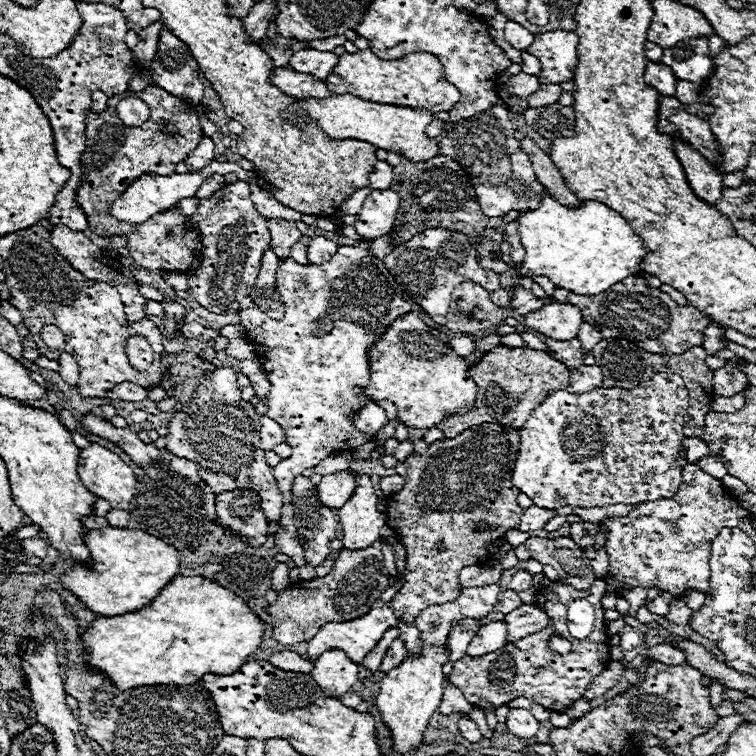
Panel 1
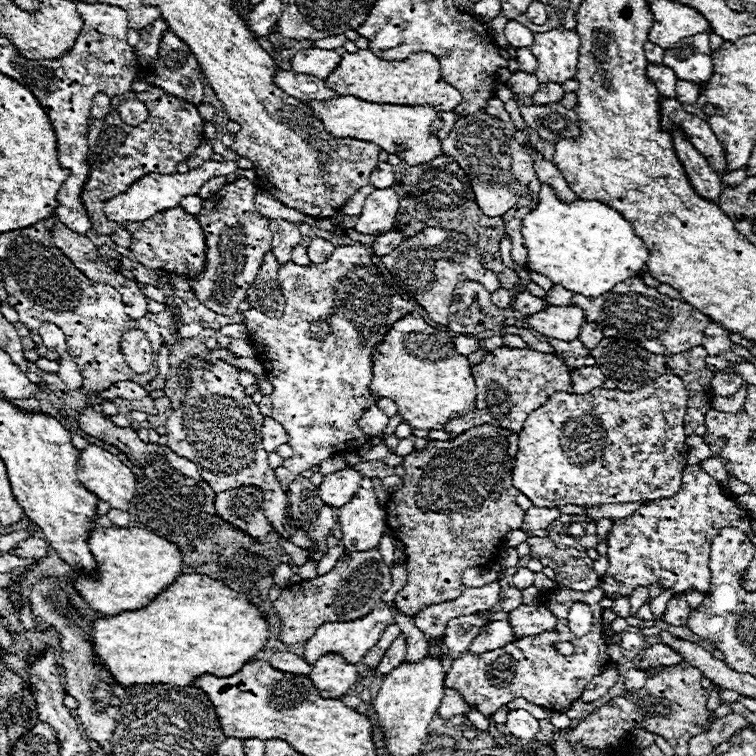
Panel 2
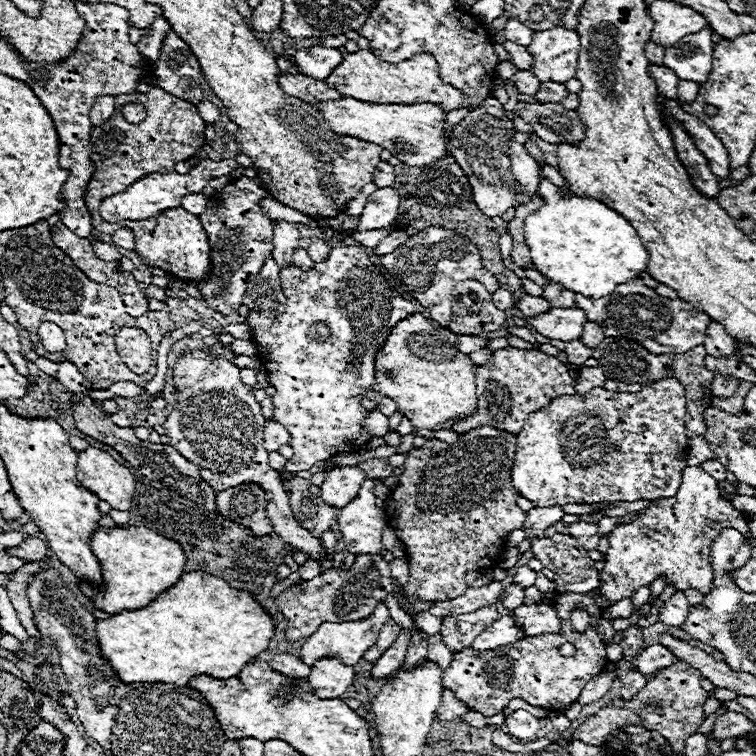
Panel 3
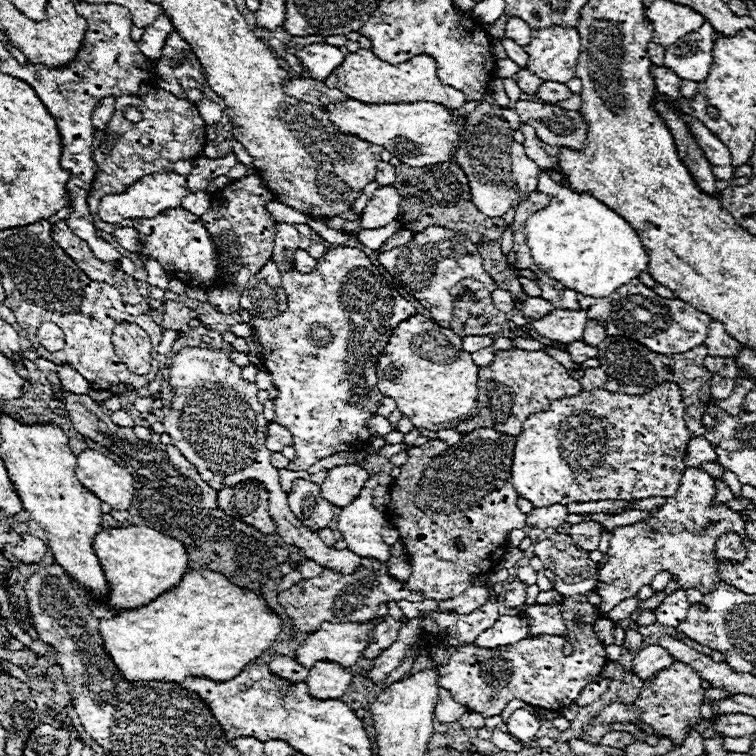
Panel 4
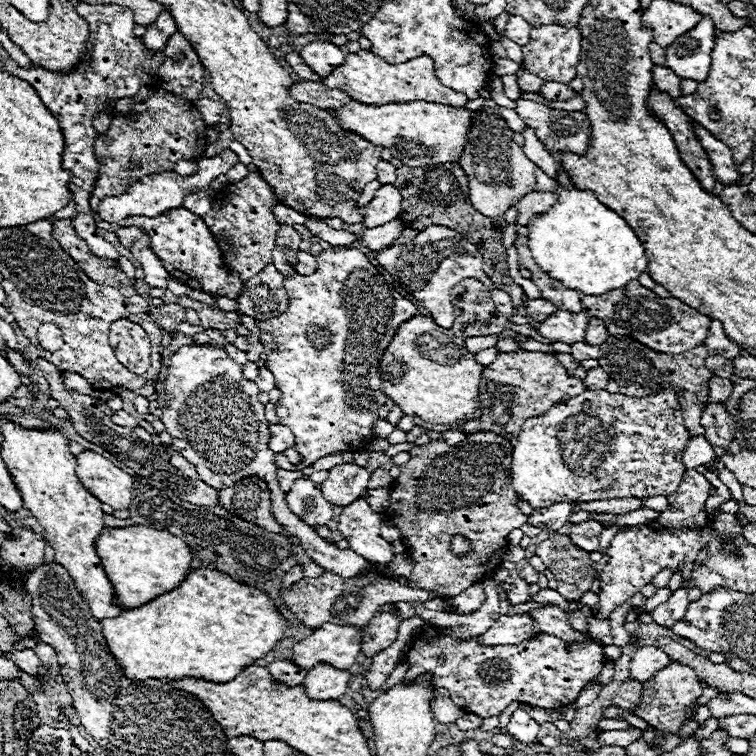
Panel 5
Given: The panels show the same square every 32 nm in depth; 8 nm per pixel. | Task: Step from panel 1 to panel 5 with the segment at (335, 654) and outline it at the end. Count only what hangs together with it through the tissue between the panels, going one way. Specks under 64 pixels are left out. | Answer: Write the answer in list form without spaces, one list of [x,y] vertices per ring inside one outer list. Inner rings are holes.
[[[316,664],[312,670],[308,670],[306,680],[302,682],[306,686],[308,698],[318,700],[338,700],[350,682],[350,672],[334,668],[330,664]]]

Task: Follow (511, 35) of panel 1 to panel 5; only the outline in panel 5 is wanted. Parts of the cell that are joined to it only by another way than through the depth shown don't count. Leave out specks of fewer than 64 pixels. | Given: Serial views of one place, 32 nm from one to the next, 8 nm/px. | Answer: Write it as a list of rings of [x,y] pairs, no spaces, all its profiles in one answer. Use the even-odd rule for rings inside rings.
[[[510,16],[508,24],[506,24],[506,36],[510,40],[518,42],[520,46],[530,42],[530,30],[532,30],[530,24],[524,18],[520,18],[520,16]]]

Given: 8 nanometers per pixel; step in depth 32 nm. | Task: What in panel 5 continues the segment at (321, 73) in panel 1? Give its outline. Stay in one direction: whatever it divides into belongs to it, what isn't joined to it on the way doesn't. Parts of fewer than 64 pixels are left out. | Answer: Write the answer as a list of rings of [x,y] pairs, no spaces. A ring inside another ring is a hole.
[[[310,42],[298,50],[298,56],[316,72],[320,78],[326,78],[334,66],[344,62],[344,52],[330,42]]]

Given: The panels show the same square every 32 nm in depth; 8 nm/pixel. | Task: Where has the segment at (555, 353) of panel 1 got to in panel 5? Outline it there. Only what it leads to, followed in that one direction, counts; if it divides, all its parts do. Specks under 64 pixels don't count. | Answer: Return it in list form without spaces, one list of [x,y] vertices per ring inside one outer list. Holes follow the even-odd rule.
[[[574,342],[572,344],[572,356],[576,362],[582,362],[582,360],[588,360],[588,358],[596,358],[598,360],[598,346],[590,346],[586,342]]]

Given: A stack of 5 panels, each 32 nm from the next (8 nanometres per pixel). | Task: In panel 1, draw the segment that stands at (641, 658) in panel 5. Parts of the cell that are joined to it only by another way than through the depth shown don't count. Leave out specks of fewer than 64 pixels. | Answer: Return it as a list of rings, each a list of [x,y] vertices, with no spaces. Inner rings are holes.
[[[672,644],[652,646],[652,648],[648,648],[648,656],[652,656],[654,662],[666,662],[666,664],[686,662],[686,652],[682,648],[672,646]]]

